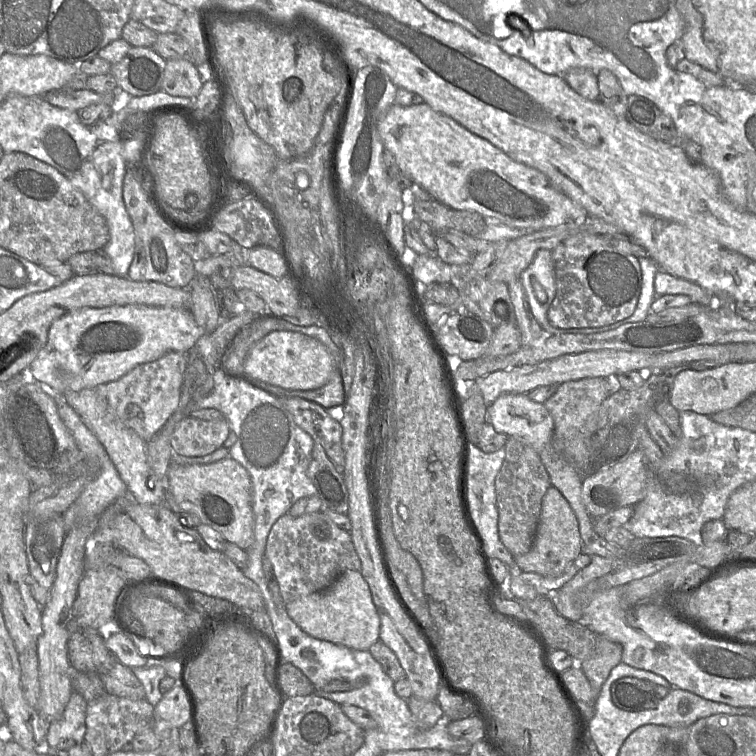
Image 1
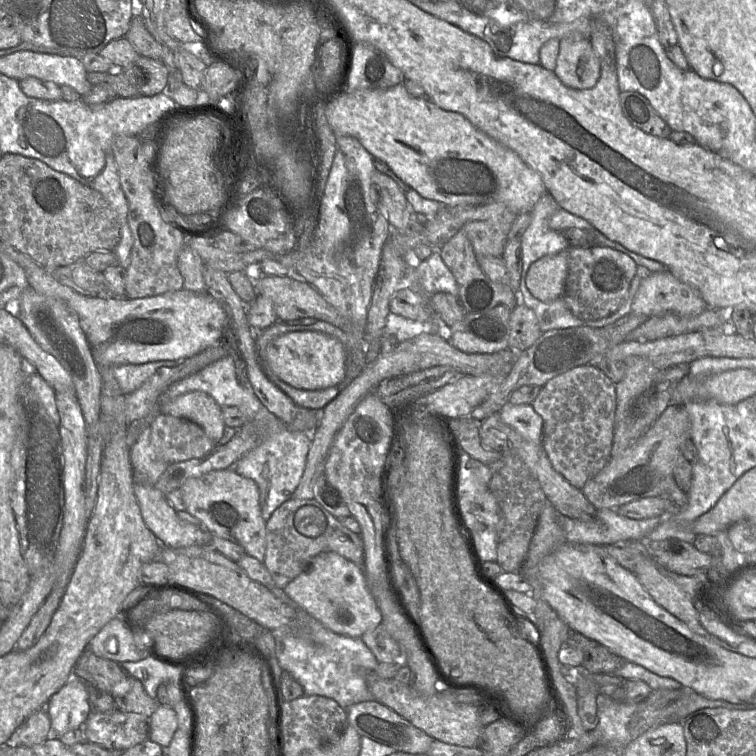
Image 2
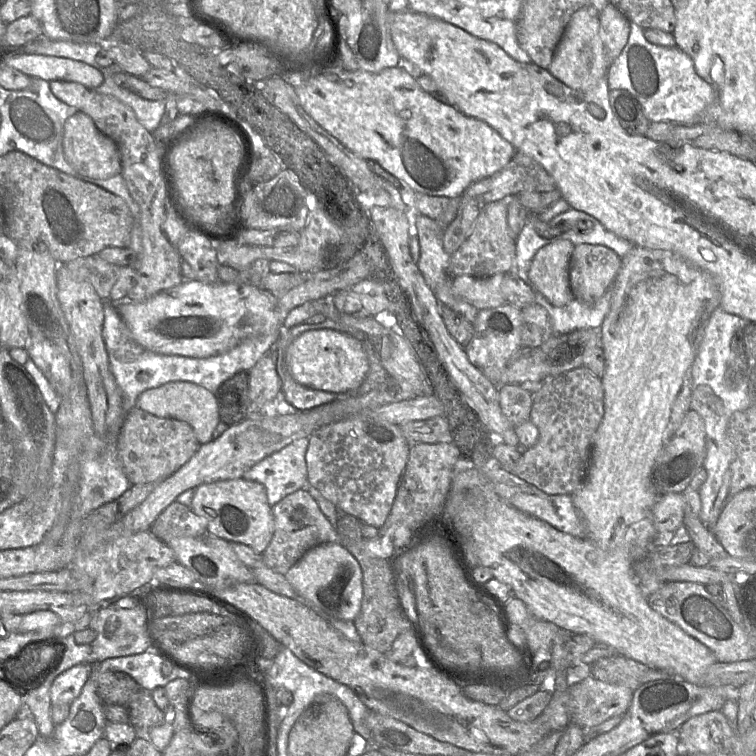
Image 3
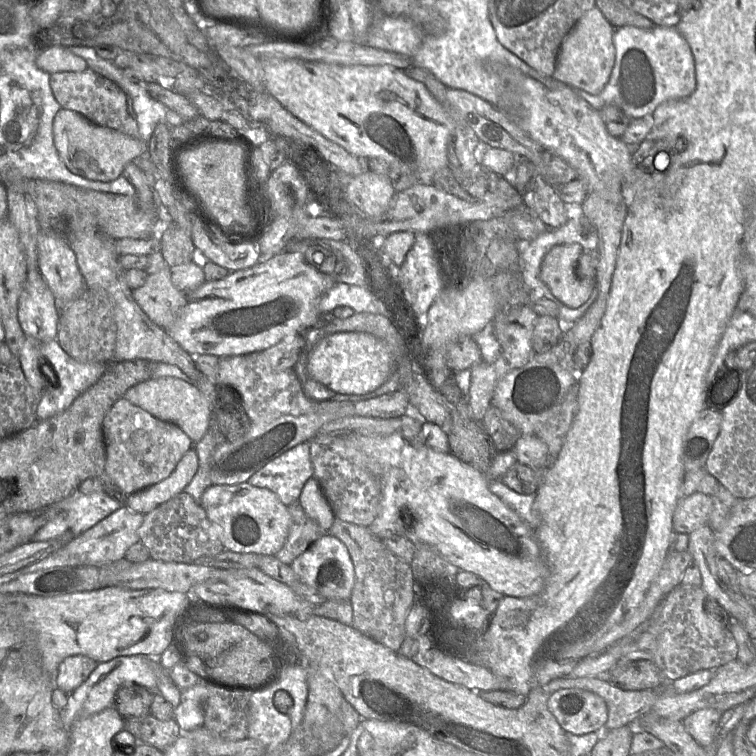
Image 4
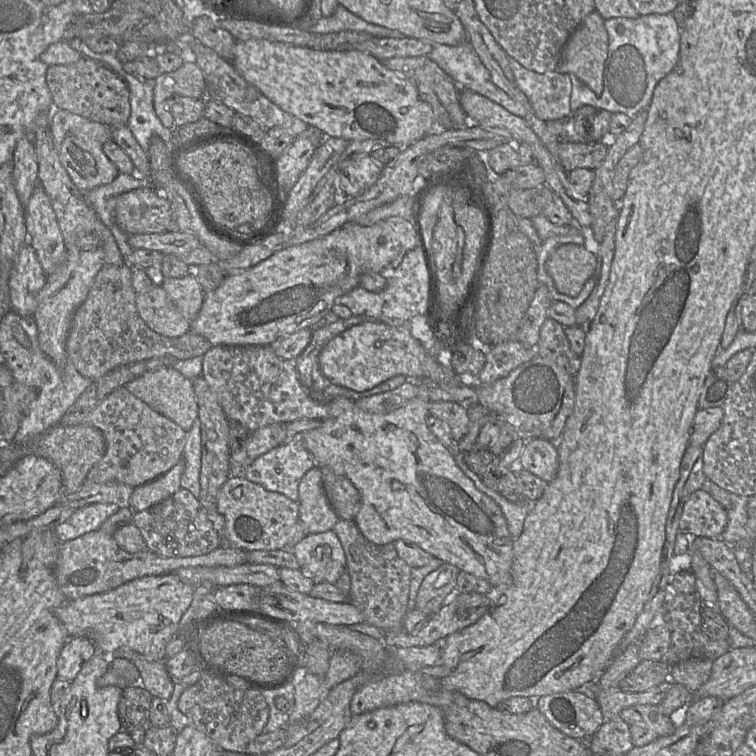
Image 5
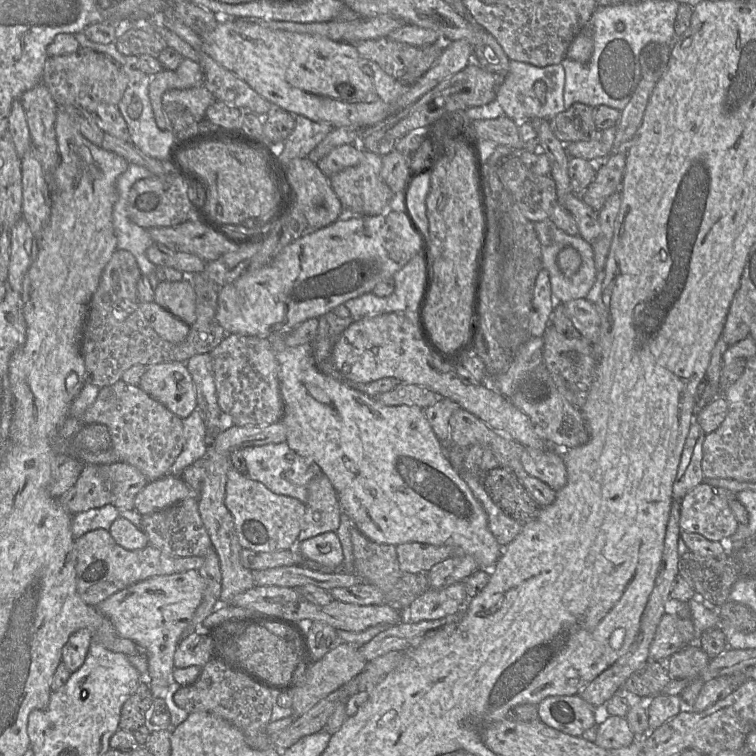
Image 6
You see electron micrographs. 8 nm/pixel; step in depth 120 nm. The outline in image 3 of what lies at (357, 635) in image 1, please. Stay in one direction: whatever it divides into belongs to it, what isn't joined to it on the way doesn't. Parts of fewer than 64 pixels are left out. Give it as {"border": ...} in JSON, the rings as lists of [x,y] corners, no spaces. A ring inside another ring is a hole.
{"border":[[[324,543],[311,548],[285,574],[299,596],[333,618],[354,621],[363,599],[363,574],[355,557],[342,545]]]}

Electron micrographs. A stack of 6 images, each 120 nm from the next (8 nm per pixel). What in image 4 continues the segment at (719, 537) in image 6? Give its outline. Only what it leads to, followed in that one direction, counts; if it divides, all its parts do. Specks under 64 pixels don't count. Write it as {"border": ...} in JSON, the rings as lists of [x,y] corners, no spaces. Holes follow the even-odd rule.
{"border":[[[695,492],[680,500],[678,498],[672,516],[673,531],[689,535],[700,526],[709,524],[712,506],[712,497],[700,492]]]}

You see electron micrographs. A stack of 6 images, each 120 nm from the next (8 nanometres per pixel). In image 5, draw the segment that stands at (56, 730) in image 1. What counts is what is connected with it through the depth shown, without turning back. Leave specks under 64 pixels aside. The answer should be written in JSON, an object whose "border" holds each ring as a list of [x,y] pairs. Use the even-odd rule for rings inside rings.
{"border":[[[85,637],[68,638],[58,656],[57,677],[72,682],[78,675],[83,665],[97,652],[98,649],[94,645],[94,643]]]}

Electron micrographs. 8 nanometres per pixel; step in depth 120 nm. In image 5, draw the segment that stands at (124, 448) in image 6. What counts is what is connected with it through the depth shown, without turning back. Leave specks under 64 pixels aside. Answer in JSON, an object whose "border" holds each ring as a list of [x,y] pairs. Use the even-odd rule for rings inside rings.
{"border":[[[125,386],[109,394],[98,406],[89,411],[68,411],[60,421],[66,426],[90,425],[99,429],[106,441],[102,459],[89,471],[86,480],[96,483],[120,482],[137,488],[168,472],[182,459],[187,432],[174,421],[153,410],[148,404],[131,394]]]}

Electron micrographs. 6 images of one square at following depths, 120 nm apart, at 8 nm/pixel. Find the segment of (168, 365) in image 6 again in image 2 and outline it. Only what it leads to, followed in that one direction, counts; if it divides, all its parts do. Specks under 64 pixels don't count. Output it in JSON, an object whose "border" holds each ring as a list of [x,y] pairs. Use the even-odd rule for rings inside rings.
{"border":[[[202,391],[187,392],[169,402],[163,402],[160,412],[198,424],[216,444],[222,438],[226,426],[222,407],[212,396]]]}

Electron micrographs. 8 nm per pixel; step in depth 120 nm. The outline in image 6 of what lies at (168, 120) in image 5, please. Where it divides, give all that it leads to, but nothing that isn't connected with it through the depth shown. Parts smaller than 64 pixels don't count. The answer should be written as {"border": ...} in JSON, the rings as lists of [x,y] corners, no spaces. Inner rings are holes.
{"border":[[[183,59],[174,70],[163,69],[151,76],[149,98],[158,128],[173,131],[172,125],[162,107],[162,96],[168,90],[188,89],[204,85],[204,73],[199,63]]]}

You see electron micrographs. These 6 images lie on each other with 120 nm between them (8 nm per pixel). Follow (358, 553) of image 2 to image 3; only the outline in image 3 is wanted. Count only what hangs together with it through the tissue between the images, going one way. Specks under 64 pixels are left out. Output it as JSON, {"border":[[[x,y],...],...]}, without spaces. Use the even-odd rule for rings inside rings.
{"border":[[[453,442],[411,445],[391,511],[377,537],[360,540],[361,552],[369,557],[388,560],[396,549],[408,541],[418,526],[438,514],[446,502],[454,476],[454,465],[460,457],[461,453]],[[300,489],[277,503],[273,508],[274,533],[263,553],[264,563],[273,571],[285,575],[311,548],[324,543],[343,546],[342,538],[321,511],[312,495]]]}

